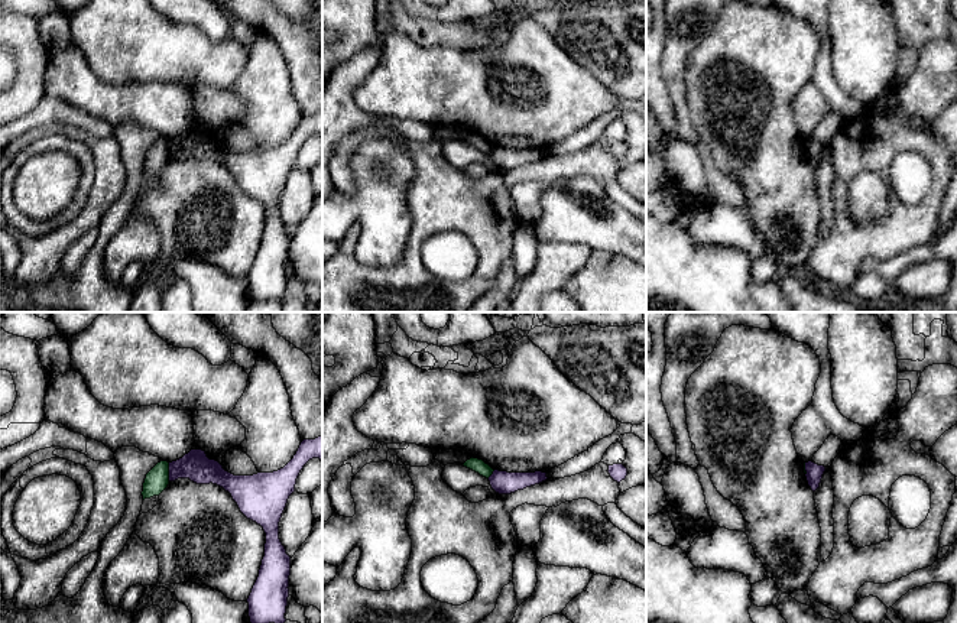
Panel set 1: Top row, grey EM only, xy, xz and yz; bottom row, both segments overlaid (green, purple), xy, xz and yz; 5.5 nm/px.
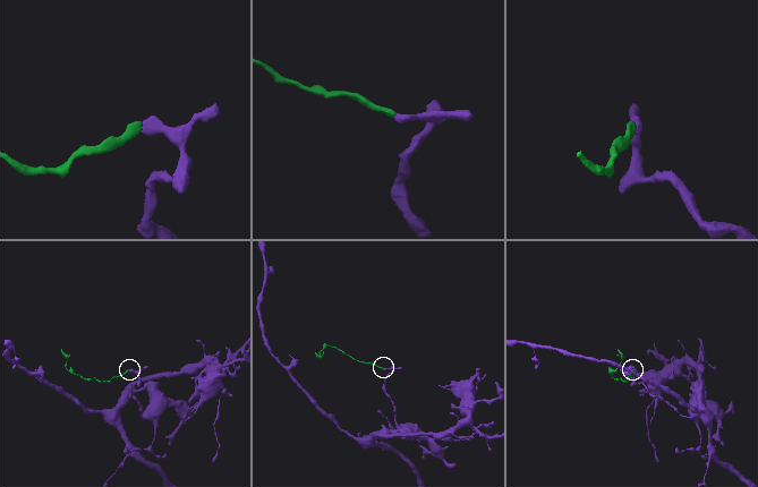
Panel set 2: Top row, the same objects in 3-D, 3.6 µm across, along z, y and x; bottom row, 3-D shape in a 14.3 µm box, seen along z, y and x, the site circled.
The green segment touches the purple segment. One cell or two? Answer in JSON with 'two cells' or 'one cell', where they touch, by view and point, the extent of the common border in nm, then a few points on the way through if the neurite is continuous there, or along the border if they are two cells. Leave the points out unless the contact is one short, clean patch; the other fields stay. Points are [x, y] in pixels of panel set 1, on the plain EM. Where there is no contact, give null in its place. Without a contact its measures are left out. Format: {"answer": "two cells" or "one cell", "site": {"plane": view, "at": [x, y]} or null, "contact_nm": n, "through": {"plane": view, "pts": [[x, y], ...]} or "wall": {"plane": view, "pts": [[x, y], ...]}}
{"answer": "two cells", "site": {"plane": "xy", "at": [168, 148]}, "contact_nm": 100, "wall": {"plane": "xy", "pts": [[168, 139], [169, 156]]}}

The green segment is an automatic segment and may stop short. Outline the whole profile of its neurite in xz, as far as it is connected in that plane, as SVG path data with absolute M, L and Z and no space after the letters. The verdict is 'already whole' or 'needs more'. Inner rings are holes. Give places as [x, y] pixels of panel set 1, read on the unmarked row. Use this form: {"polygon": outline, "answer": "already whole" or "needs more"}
{"polygon": "M473 133L470 136L467 136L463 142L470 145L470 146L473 146L473 147L476 147L476 149L478 149L480 152L483 152L486 155L489 155L493 150L493 147L494 147L483 136L473 134Z", "answer": "already whole"}

